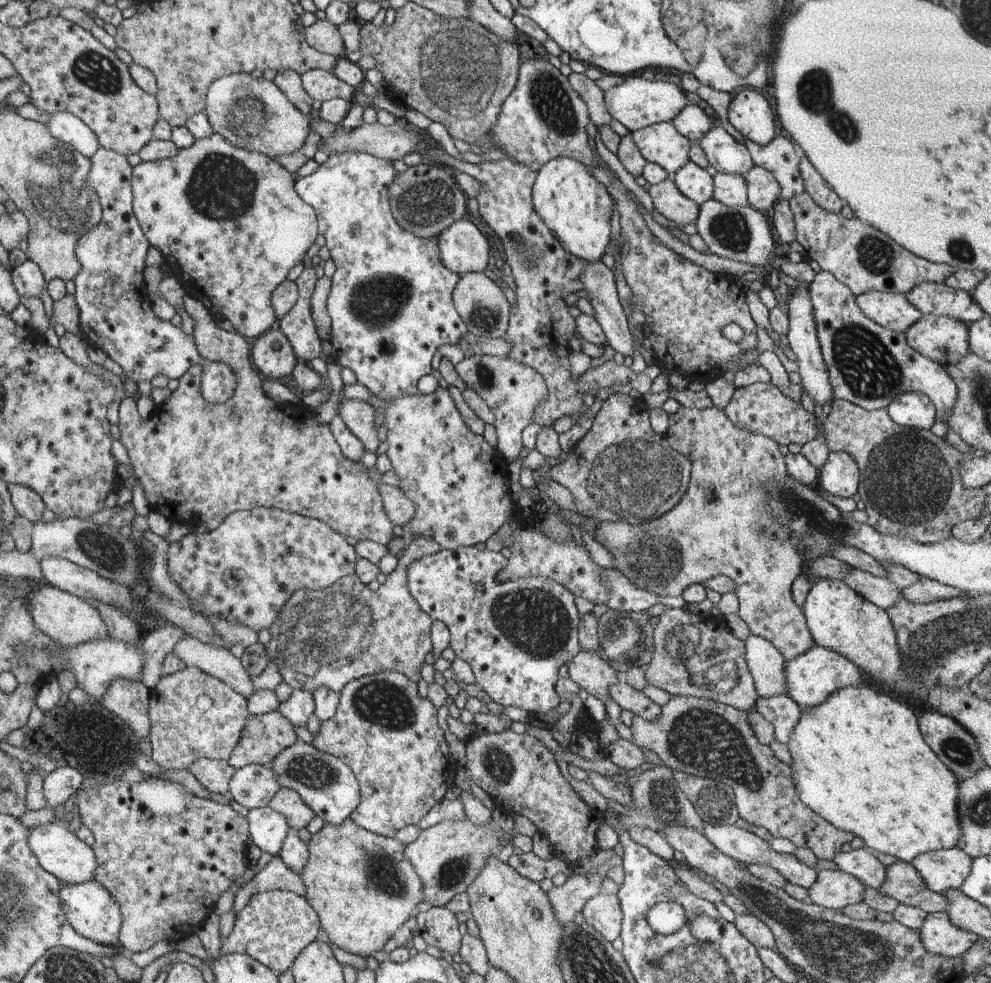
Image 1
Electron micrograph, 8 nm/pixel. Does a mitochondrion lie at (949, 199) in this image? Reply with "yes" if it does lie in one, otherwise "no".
no

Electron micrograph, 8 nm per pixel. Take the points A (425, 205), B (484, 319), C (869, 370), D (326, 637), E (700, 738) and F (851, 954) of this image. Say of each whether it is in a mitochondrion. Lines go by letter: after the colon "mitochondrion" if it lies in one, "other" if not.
A: mitochondrion
B: mitochondrion
C: mitochondrion
D: mitochondrion
E: mitochondrion
F: mitochondrion

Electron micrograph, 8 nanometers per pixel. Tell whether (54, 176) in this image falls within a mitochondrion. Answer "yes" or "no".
yes

